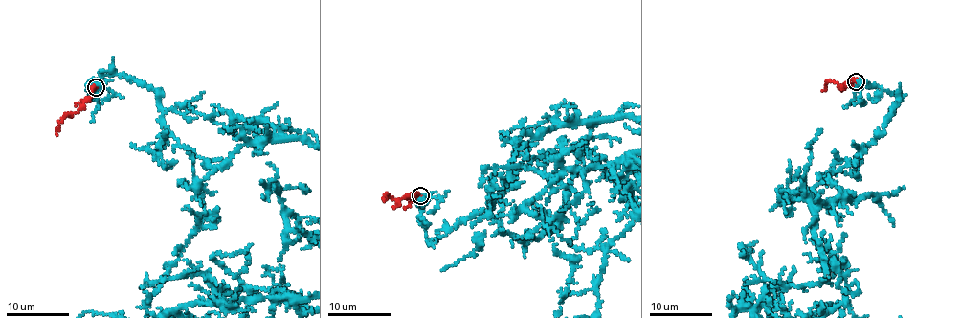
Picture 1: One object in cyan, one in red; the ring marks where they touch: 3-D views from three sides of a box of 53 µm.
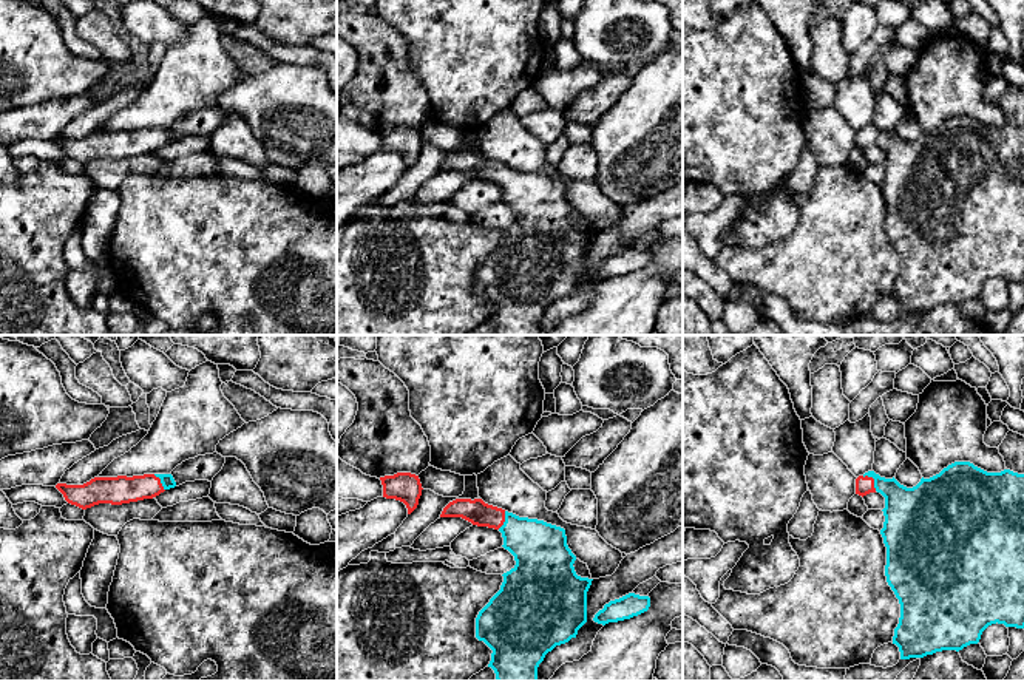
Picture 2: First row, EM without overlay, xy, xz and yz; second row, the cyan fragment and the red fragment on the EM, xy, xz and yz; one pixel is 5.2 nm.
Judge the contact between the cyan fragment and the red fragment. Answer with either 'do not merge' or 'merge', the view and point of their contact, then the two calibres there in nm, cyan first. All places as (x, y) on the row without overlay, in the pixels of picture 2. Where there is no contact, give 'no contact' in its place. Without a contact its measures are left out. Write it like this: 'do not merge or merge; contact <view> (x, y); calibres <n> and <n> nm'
merge; contact yz (873, 132); calibres 240 and 100 nm

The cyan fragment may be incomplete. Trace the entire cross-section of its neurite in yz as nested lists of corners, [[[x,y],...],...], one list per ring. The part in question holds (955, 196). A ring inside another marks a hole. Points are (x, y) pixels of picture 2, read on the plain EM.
[[[954,116],[930,133],[922,131],[913,142],[900,139],[894,131],[880,131],[874,125],[856,133],[856,148],[863,151],[876,145],[885,151],[885,162],[882,164],[885,176],[880,188],[887,201],[887,236],[900,258],[900,272],[893,290],[893,298],[899,301],[900,313],[924,312],[942,304],[959,306],[970,298],[978,298],[982,286],[996,276],[1005,281],[1024,283],[1024,128],[1010,124],[987,127],[970,116]]]

